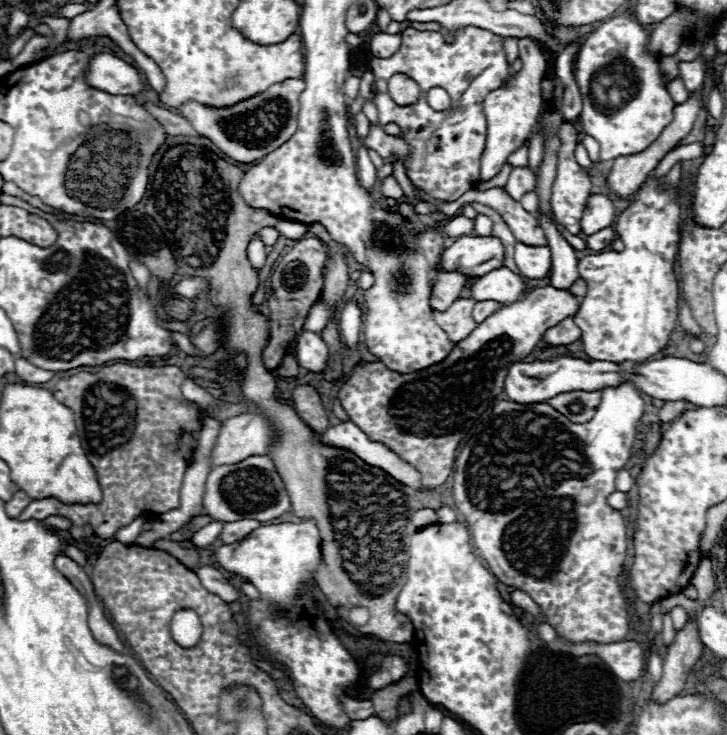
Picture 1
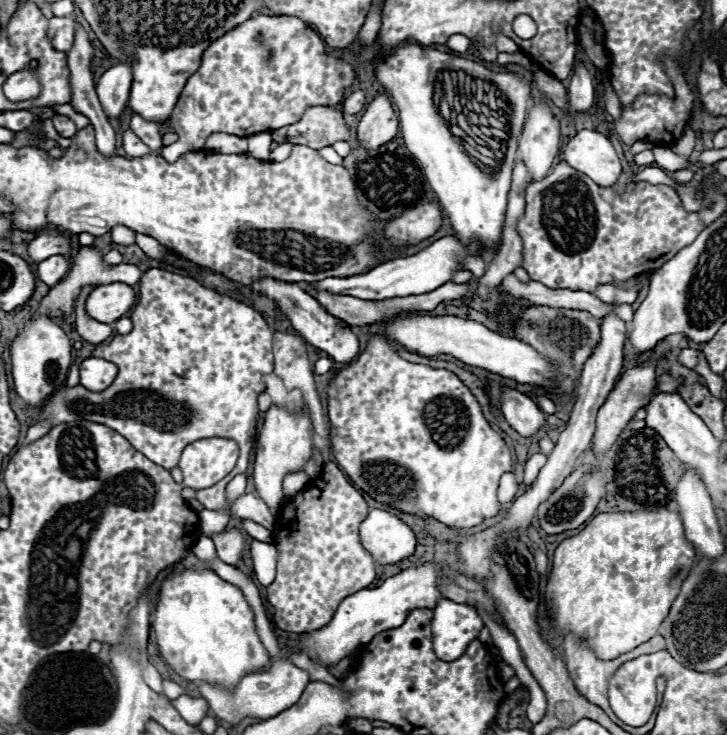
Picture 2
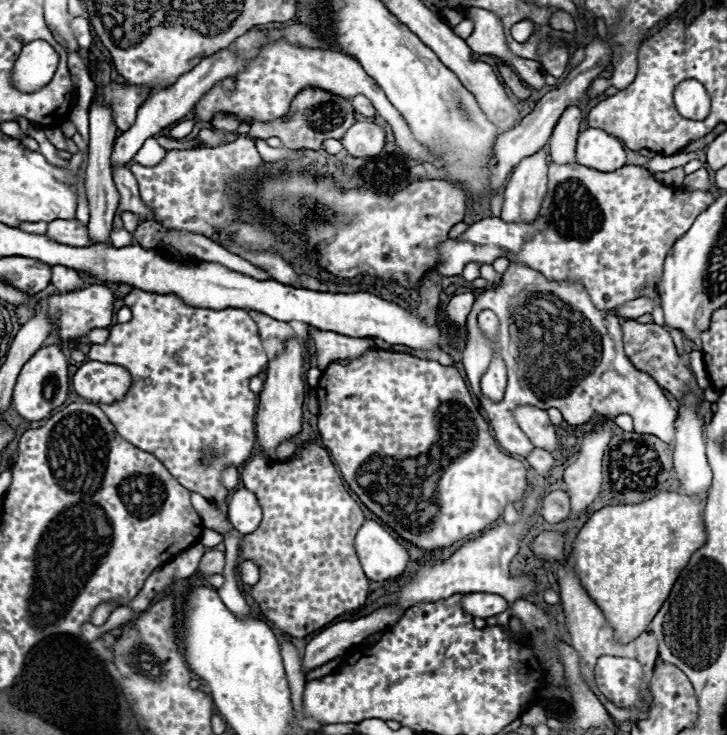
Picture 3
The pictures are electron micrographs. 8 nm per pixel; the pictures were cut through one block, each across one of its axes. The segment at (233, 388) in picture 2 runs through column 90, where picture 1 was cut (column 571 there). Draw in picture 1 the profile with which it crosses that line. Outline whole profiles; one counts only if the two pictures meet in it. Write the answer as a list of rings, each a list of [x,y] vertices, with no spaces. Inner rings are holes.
[[[566,392],[566,394],[558,394],[548,404],[568,420],[576,424],[584,424],[592,420],[600,400],[602,400],[602,392]]]

